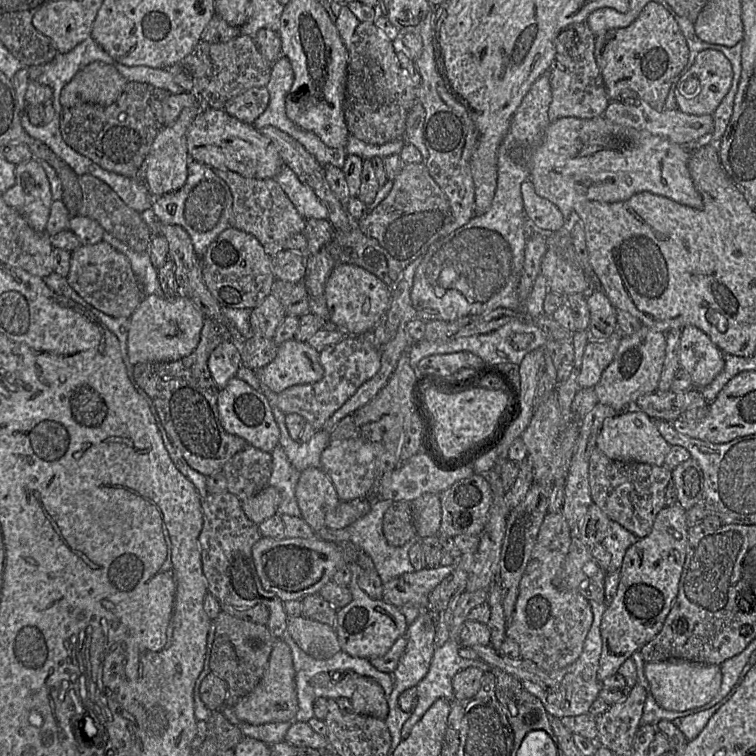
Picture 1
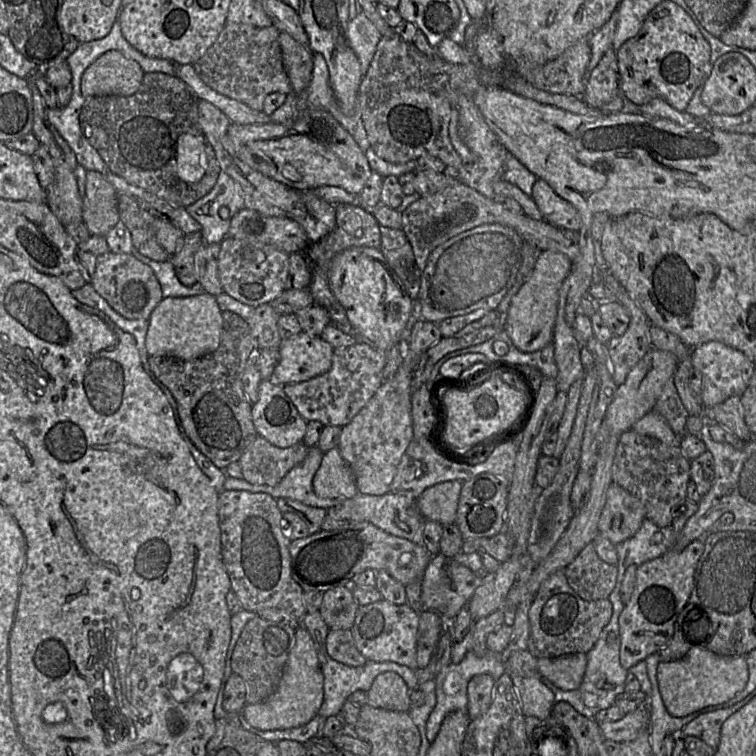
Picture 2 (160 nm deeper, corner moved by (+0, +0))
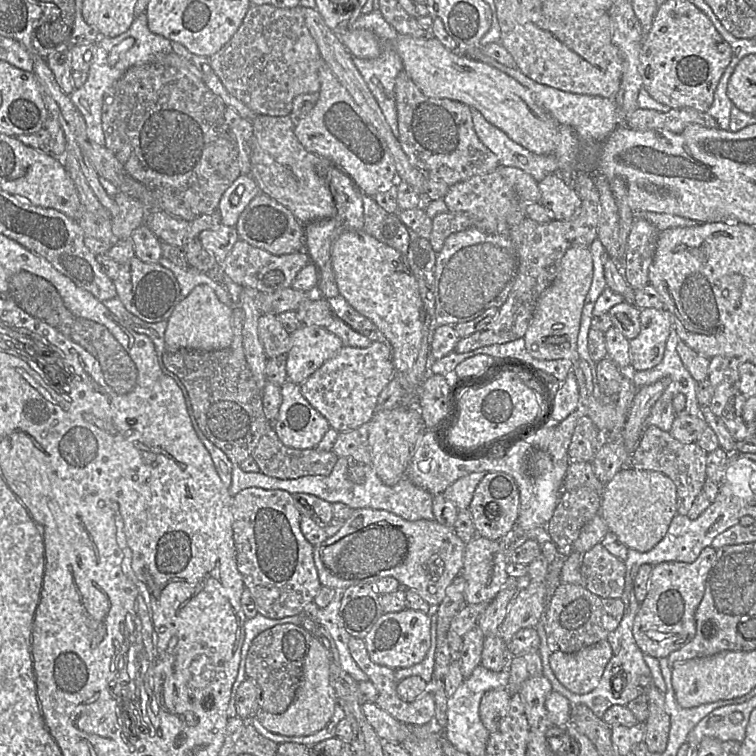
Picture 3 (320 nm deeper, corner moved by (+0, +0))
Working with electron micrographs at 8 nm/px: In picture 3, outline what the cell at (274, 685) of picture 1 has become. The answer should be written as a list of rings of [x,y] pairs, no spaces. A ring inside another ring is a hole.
[[[317,638],[310,643],[304,661],[303,674],[289,707],[280,714],[272,714],[260,710],[255,718],[270,732],[284,736],[308,736],[322,730],[335,712],[337,697],[330,684],[330,661],[326,648]]]

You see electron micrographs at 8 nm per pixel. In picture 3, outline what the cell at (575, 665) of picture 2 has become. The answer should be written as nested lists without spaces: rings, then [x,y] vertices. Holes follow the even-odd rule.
[[[603,640],[578,652],[554,652],[550,667],[558,681],[574,694],[591,692],[599,684],[613,656],[610,643]]]

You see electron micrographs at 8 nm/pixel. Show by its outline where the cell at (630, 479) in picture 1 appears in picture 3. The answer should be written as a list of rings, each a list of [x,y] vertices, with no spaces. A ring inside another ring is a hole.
[[[647,425],[630,454],[628,466],[639,470],[658,471],[671,478],[677,489],[677,513],[686,515],[690,511],[695,498],[702,492],[703,485],[707,480],[707,455],[708,452],[695,442],[680,442],[669,432],[654,425]]]

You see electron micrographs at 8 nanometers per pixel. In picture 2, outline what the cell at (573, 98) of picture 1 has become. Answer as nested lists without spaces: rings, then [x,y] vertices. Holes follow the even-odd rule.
[[[608,49],[587,75],[584,92],[580,98],[590,107],[600,109],[619,94],[615,50]]]

